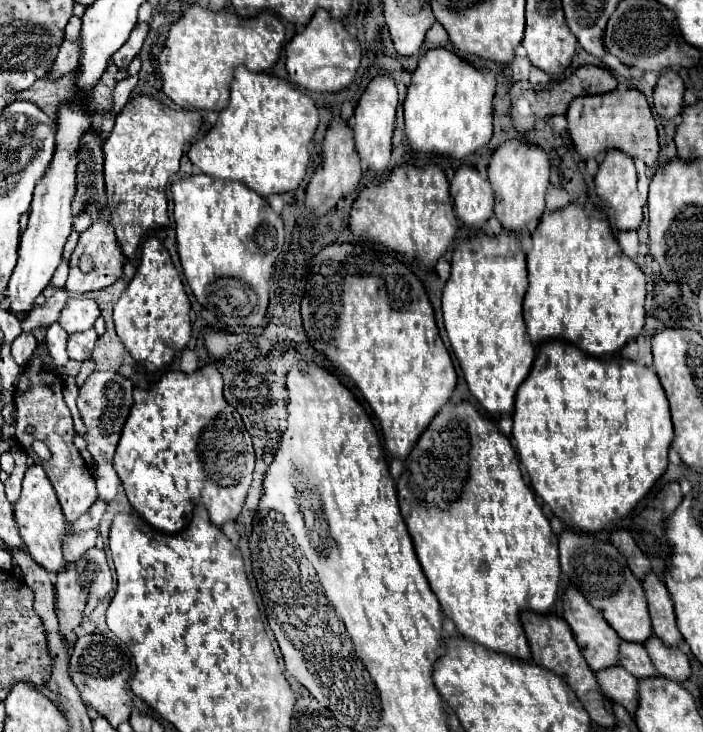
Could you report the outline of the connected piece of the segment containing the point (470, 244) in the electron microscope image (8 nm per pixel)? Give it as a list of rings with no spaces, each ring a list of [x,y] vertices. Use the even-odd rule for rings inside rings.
[[[478,233],[474,239],[456,247],[452,255],[452,273],[442,293],[442,313],[444,327],[452,345],[452,351],[462,367],[464,379],[468,383],[470,393],[478,399],[478,403],[492,417],[512,415],[514,399],[518,387],[528,377],[534,363],[534,345],[526,333],[526,325],[522,319],[522,299],[528,289],[526,277],[526,255],[520,247],[520,241],[514,233],[500,233],[496,237],[488,237]]]

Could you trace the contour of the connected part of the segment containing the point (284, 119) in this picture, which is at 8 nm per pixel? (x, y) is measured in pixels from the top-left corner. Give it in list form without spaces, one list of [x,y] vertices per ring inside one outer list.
[[[242,65],[234,71],[230,85],[230,103],[220,113],[210,133],[198,139],[188,157],[204,175],[220,181],[240,181],[260,197],[294,191],[310,165],[310,141],[318,127],[318,109],[314,101],[268,73],[252,73]]]

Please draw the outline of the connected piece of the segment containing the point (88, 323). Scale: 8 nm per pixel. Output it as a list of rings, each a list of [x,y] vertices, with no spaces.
[[[70,297],[60,313],[58,323],[68,333],[76,333],[76,331],[92,329],[98,315],[100,315],[100,309],[90,297]]]

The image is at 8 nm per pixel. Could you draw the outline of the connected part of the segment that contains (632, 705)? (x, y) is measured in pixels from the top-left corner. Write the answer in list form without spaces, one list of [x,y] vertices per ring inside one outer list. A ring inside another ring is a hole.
[[[612,667],[596,673],[596,679],[614,703],[620,703],[630,715],[636,713],[638,709],[638,679],[632,677],[628,671],[622,667]]]

